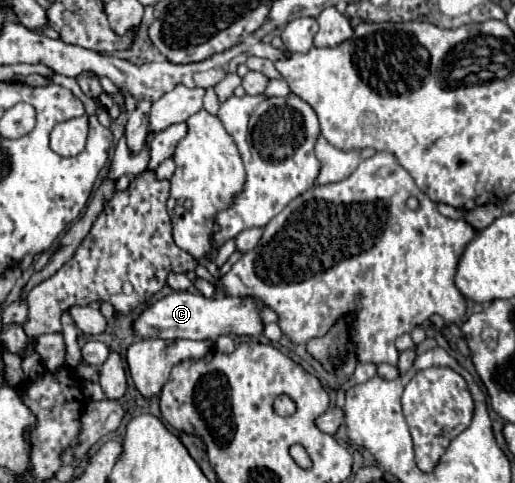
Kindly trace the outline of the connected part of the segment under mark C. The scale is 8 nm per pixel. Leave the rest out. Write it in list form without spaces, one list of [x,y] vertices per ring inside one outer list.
[[[178,291],[150,305],[142,311],[134,323],[134,333],[140,339],[194,339],[194,341],[216,341],[220,335],[254,335],[262,333],[258,307],[252,297],[216,297],[206,299],[200,293]]]

